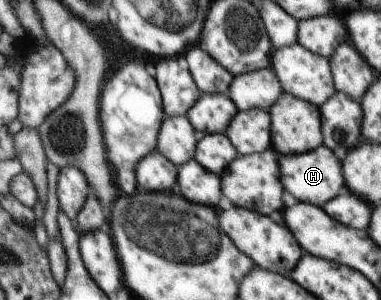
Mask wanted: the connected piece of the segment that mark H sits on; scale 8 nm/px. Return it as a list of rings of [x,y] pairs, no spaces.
[[[324,143],[313,151],[299,155],[278,155],[279,175],[289,201],[305,202],[323,207],[329,199],[339,195],[343,187],[341,159]]]

